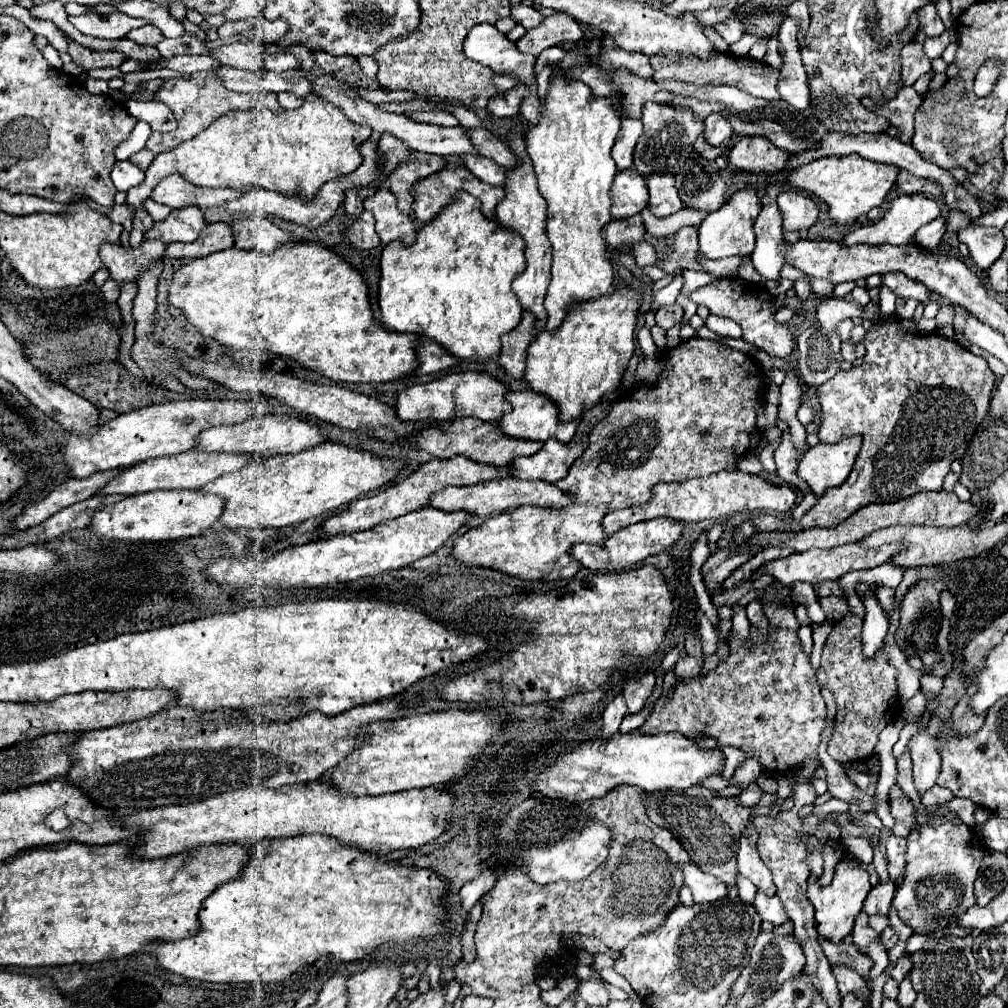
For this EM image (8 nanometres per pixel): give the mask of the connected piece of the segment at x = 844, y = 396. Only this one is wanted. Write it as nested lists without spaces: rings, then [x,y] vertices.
[[[890,318],[866,332],[864,346],[866,358],[862,366],[856,366],[848,372],[840,370],[834,378],[818,388],[818,400],[822,404],[822,424],[818,430],[820,442],[836,444],[850,436],[862,436],[862,448],[854,462],[854,470],[842,486],[826,490],[814,508],[808,510],[800,520],[790,516],[778,518],[772,514],[754,516],[754,526],[758,532],[800,532],[814,526],[830,528],[838,526],[866,504],[896,502],[918,492],[942,490],[942,480],[950,472],[950,464],[962,458],[976,428],[988,414],[996,376],[984,358],[970,354],[954,340],[942,338],[938,334],[906,334],[900,330],[898,322]]]

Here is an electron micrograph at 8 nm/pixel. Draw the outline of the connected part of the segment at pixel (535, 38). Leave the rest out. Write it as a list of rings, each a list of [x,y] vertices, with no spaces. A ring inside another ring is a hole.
[[[556,12],[552,16],[548,16],[542,26],[528,30],[518,42],[518,50],[524,54],[532,54],[538,56],[542,50],[552,48],[560,42],[574,42],[582,38],[582,30],[578,26],[578,22],[574,18],[570,18],[568,14]]]

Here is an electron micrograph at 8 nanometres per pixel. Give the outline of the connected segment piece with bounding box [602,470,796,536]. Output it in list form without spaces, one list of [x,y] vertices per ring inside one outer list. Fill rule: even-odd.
[[[740,470],[734,472],[716,472],[706,478],[692,478],[686,482],[670,482],[670,484],[658,484],[652,488],[652,498],[646,504],[638,504],[626,510],[614,510],[608,512],[602,520],[602,528],[606,536],[612,536],[620,528],[628,524],[636,524],[642,520],[652,520],[652,518],[672,518],[672,520],[682,520],[682,522],[700,522],[712,520],[713,522],[723,522],[732,517],[736,512],[772,512],[772,514],[784,514],[790,512],[796,502],[796,492],[790,486],[774,486],[766,482],[760,476],[754,474],[742,474]]]

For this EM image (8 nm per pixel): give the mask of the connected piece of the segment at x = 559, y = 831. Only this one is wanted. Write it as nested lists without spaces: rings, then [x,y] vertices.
[[[528,798],[520,802],[504,820],[500,820],[494,838],[488,844],[484,868],[496,870],[498,874],[520,870],[532,882],[542,886],[558,880],[578,882],[580,878],[586,878],[608,856],[610,830],[606,830],[600,820],[590,818],[584,810],[572,814],[574,808],[576,804],[568,800]]]

